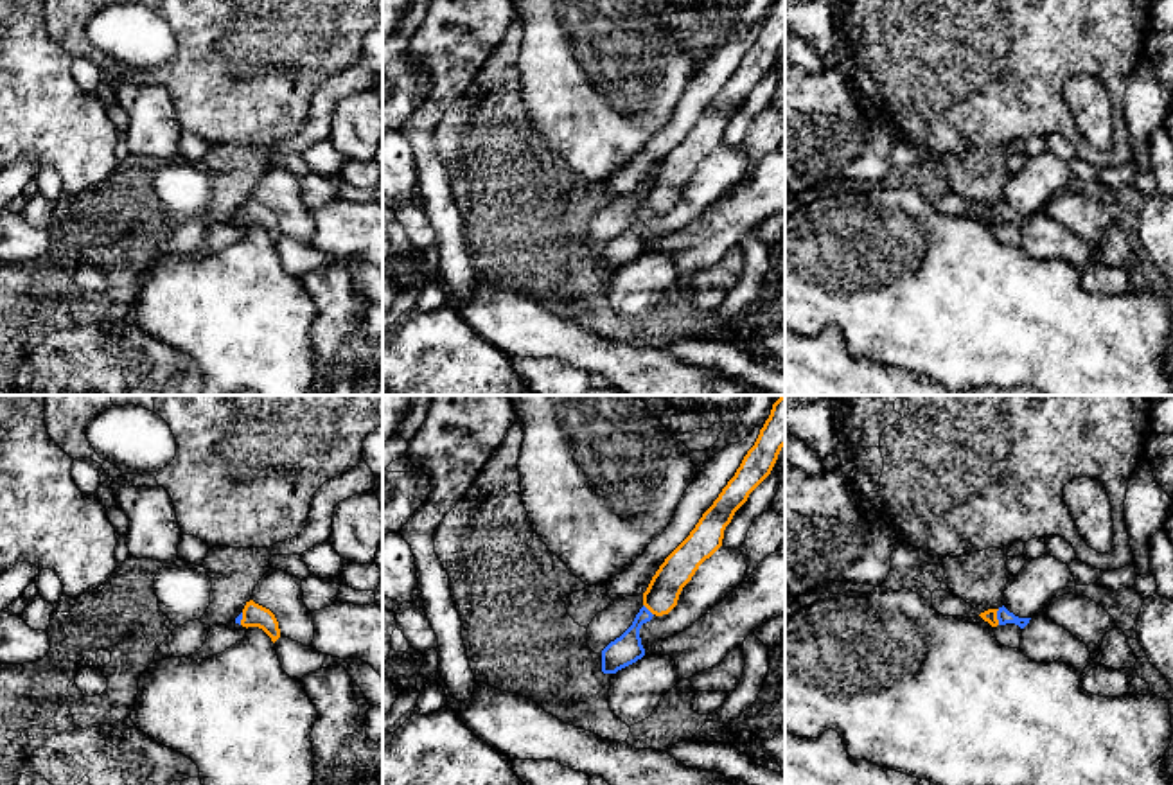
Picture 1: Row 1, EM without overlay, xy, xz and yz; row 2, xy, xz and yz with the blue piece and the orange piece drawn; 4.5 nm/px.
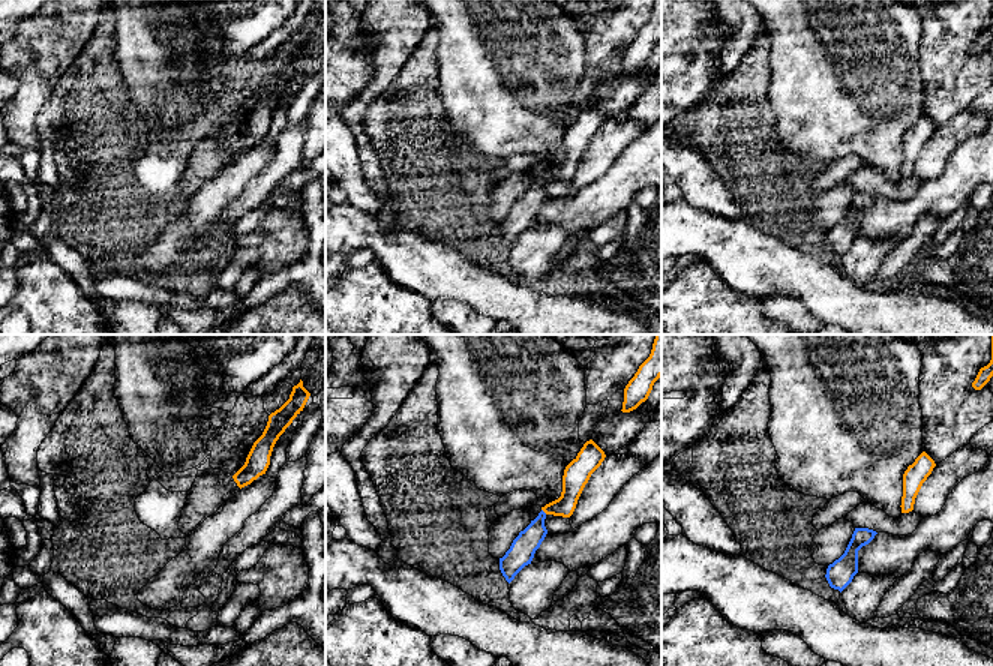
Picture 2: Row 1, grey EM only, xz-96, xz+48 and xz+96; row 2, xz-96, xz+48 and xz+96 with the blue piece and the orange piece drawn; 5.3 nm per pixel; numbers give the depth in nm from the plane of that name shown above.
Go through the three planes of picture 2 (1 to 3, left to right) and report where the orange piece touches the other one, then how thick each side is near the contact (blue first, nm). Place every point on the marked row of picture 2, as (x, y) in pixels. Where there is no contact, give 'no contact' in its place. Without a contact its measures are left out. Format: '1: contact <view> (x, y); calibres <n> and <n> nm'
1: no contact
2: contact xz+48 (543, 512); calibres 140 and 130 nm
3: no contact

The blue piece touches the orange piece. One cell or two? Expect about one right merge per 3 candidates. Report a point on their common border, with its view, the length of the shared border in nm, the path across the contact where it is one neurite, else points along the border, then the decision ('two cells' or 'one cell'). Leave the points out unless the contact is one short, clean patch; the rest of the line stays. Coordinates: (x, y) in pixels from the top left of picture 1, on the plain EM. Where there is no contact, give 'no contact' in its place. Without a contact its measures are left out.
meets blue in yz at (997, 214); contact 70 nm long; runs through yz (1005, 214), (997, 214), (990, 212); one cell

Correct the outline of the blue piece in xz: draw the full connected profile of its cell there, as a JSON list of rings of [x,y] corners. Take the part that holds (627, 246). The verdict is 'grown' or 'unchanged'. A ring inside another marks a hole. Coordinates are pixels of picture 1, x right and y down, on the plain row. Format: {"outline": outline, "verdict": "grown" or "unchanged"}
{"outline": [[[774,0],[754,43],[690,133],[665,156],[643,190],[643,205],[632,223],[602,248],[602,269],[616,271],[645,253],[639,226],[652,214],[668,212],[683,185],[724,137],[724,128],[749,92],[771,72],[785,43],[785,0]]], "verdict": "grown"}

